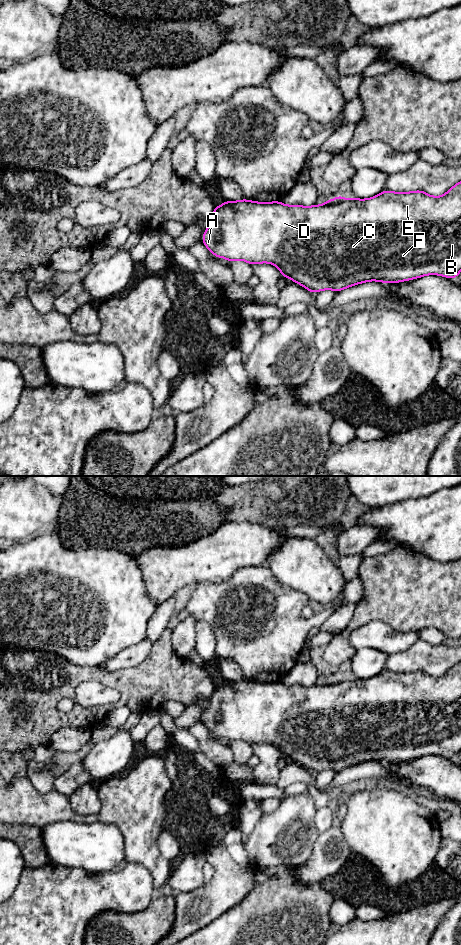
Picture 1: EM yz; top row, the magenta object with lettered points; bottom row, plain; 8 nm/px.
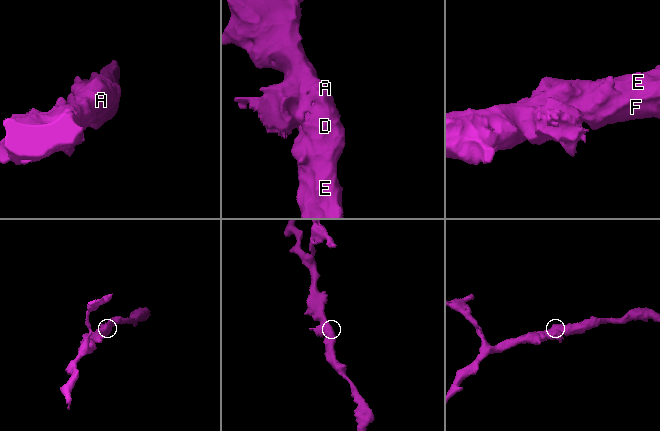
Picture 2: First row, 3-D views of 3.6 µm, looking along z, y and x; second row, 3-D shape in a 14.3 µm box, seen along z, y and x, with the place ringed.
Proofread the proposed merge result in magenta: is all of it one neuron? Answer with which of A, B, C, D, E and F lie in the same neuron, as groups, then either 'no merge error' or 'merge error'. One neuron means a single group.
A B C D E F; no merge error

